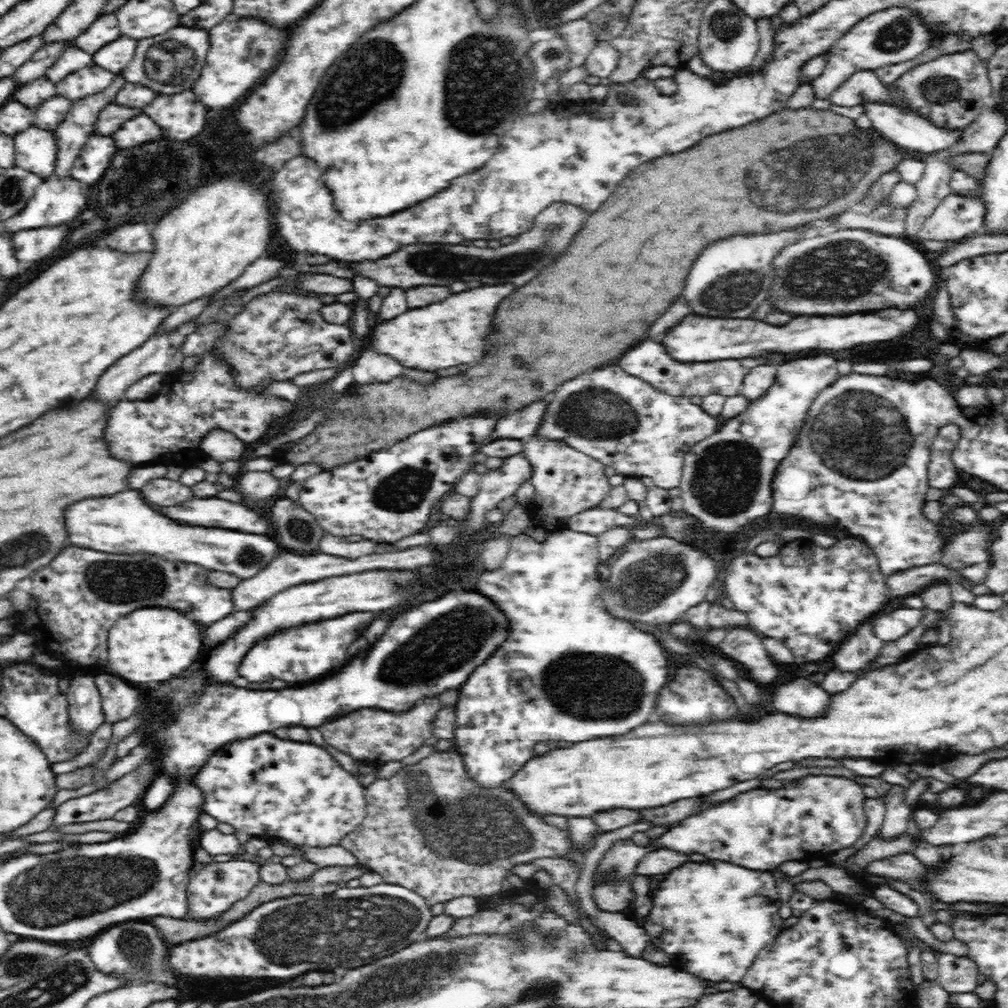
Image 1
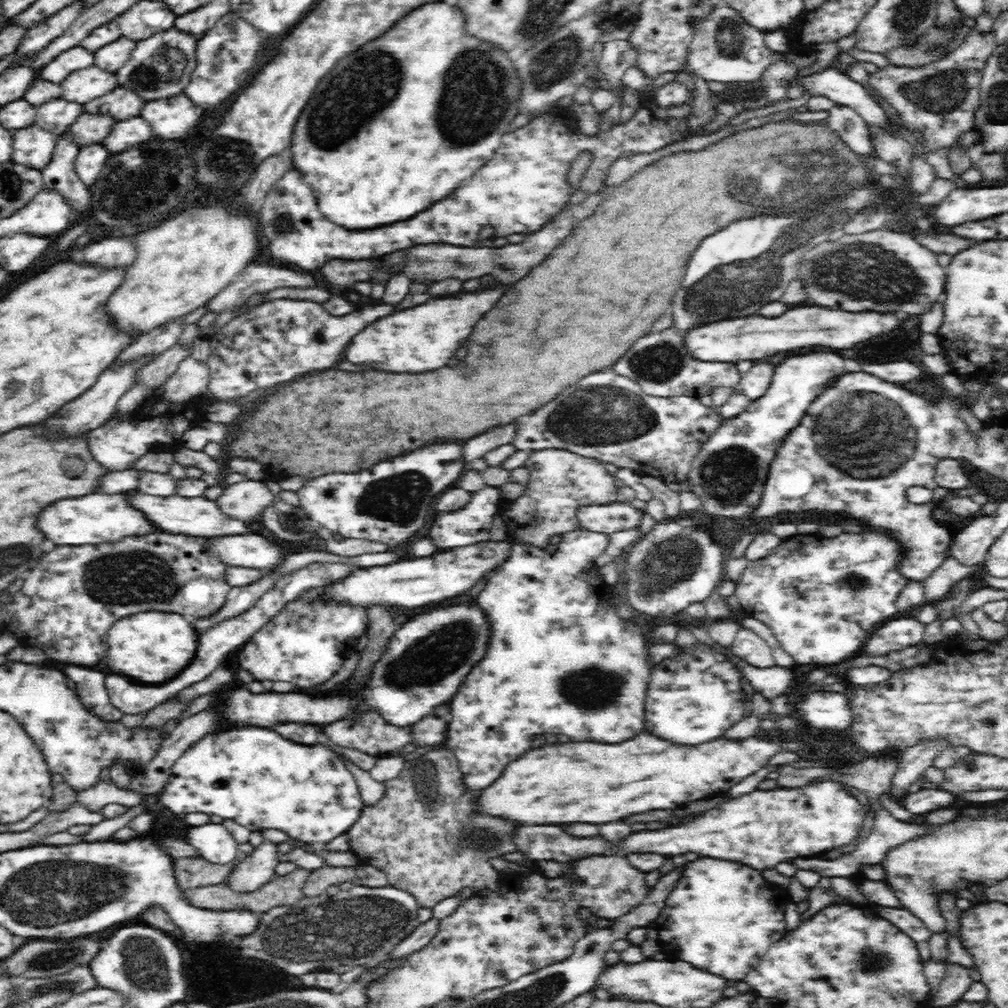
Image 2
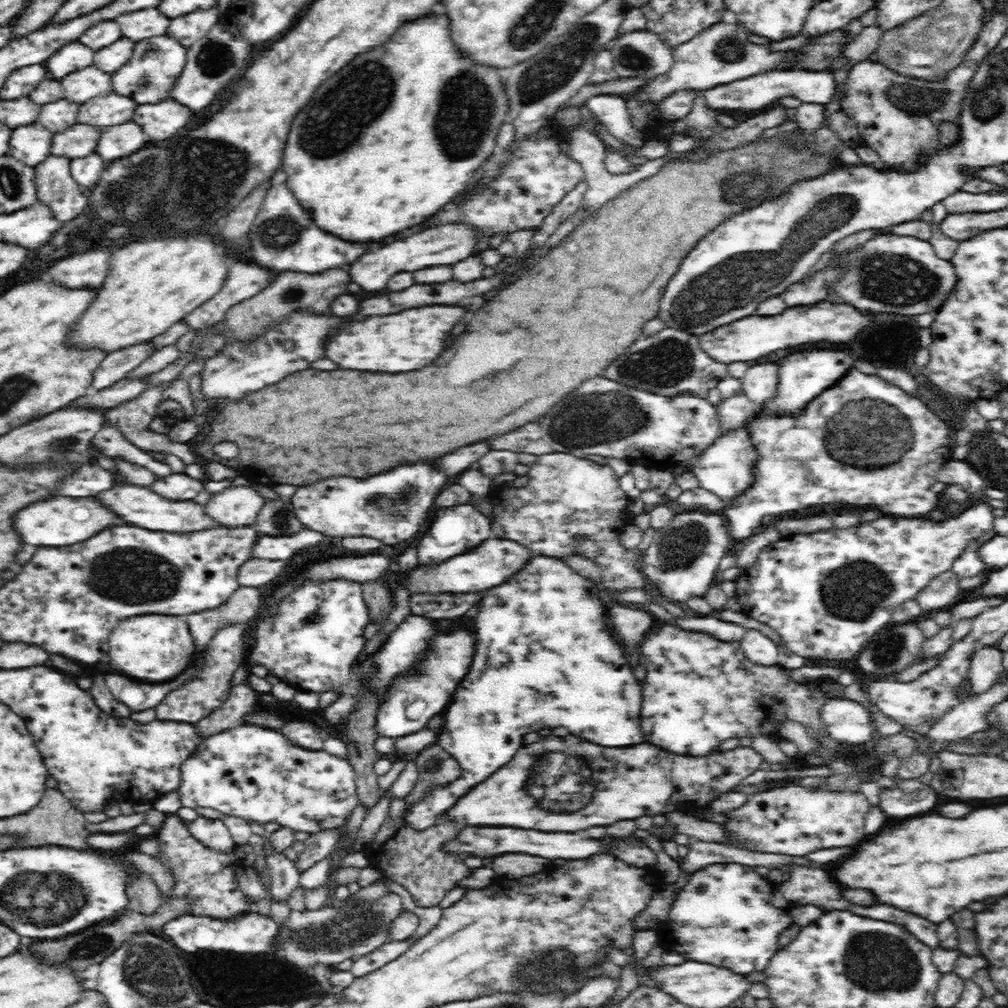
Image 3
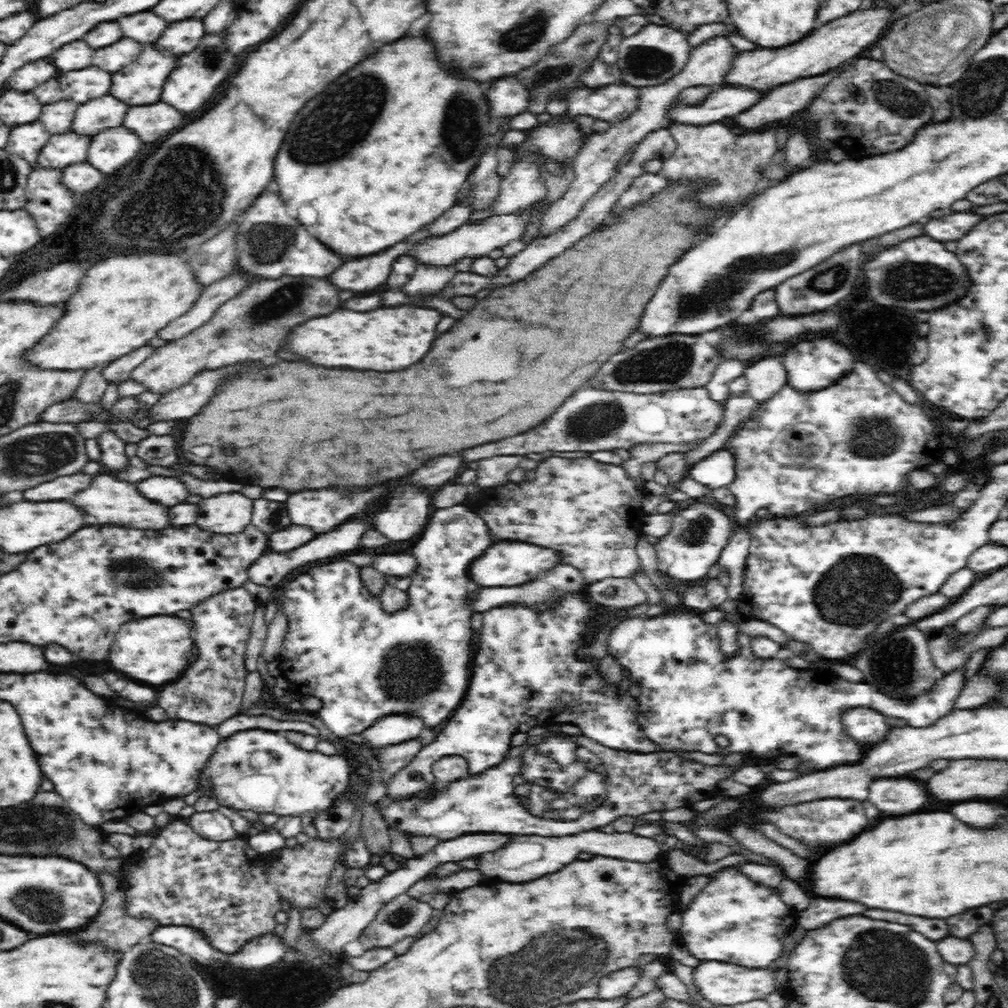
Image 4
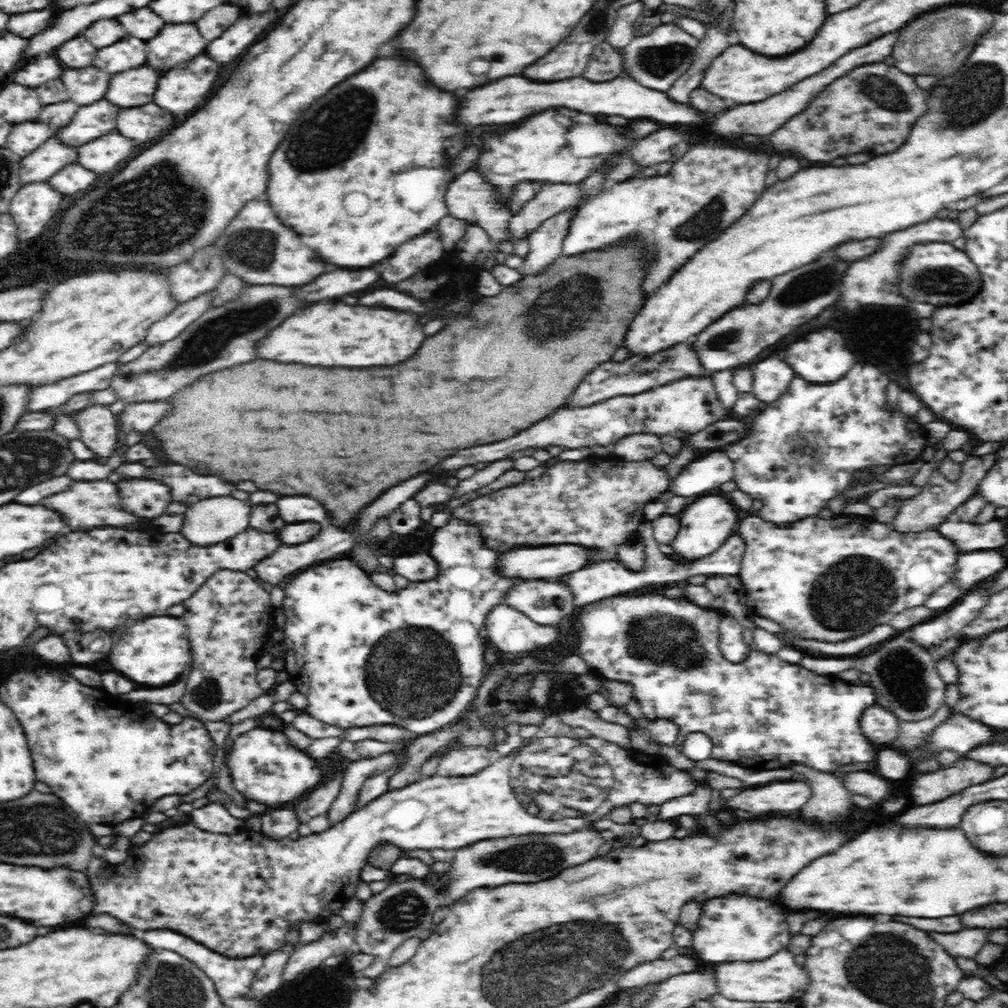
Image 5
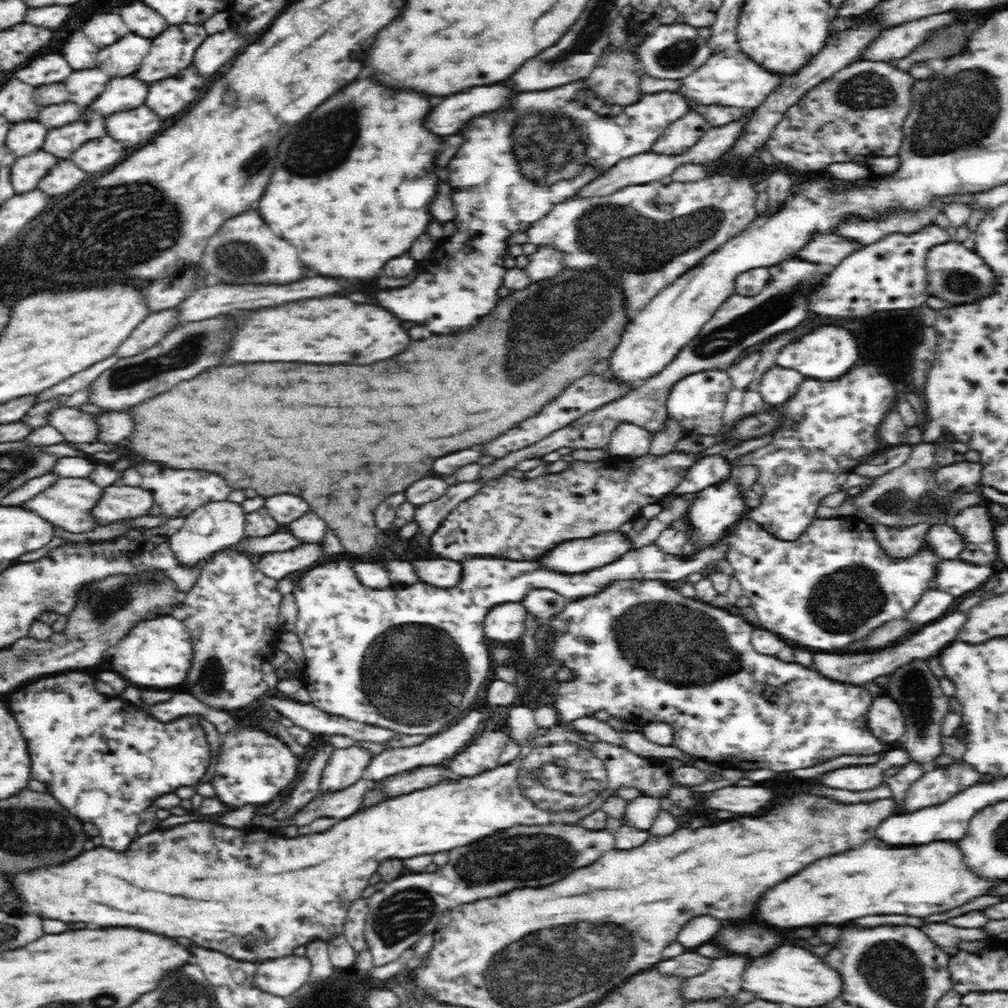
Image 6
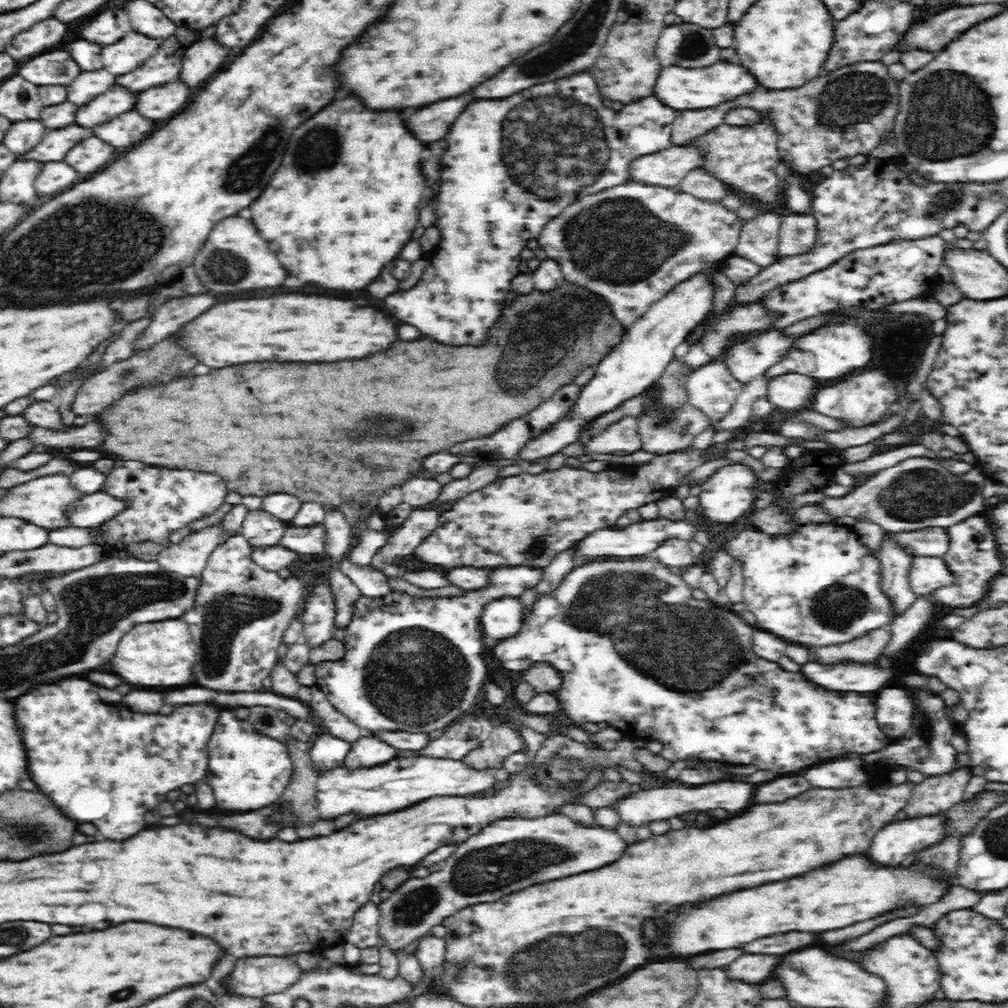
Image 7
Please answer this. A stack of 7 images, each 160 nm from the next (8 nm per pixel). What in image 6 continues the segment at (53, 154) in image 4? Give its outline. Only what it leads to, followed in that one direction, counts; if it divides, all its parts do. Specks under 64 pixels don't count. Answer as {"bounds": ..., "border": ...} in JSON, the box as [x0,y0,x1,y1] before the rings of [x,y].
{"bounds":[10,152,58,195],"border":[[[34,152],[18,157],[10,167],[10,184],[15,195],[22,195],[37,189],[39,180],[58,162],[58,158],[46,152]]]}

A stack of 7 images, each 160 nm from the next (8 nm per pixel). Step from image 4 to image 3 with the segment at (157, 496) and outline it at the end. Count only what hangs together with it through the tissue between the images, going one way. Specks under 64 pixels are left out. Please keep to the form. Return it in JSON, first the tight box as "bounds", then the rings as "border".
{"bounds":[150,474,202,502],"border":[[[170,474],[158,478],[158,482],[152,482],[150,490],[162,498],[184,502],[184,500],[192,500],[202,490],[202,484],[186,474]]]}

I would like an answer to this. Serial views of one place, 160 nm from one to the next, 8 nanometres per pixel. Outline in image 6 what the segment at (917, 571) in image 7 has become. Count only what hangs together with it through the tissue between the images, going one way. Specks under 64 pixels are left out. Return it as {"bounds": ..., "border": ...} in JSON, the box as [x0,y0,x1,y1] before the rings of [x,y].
{"bounds":[928,558,996,596],"border":[[[957,558],[938,559],[935,571],[929,580],[928,589],[941,590],[952,596],[962,596],[974,592],[996,574],[992,566],[970,566]]]}

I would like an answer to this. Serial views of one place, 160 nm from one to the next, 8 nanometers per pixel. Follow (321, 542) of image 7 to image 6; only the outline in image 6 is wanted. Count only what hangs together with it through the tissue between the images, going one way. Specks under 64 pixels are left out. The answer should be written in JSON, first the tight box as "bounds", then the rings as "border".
{"bounds":[234,532,307,556],"border":[[[278,532],[274,536],[264,536],[264,538],[250,538],[250,540],[244,538],[234,547],[242,549],[246,555],[251,556],[252,553],[265,555],[269,552],[294,550],[307,543],[302,537],[292,536],[292,532]]]}

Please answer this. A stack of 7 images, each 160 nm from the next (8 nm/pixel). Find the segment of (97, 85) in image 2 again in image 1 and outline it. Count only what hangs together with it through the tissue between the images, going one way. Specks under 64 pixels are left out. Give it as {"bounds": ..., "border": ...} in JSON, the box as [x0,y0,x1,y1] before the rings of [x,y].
{"bounds":[56,64,116,100],"border":[[[92,64],[88,68],[72,72],[62,82],[58,82],[56,92],[58,96],[64,96],[68,100],[82,100],[86,96],[104,92],[114,82],[114,78],[116,74]]]}

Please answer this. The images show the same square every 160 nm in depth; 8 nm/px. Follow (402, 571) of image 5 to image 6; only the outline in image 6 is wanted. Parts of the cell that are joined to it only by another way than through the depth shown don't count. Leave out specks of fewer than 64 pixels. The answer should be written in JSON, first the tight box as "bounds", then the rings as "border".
{"bounds":[412,558,464,589],"border":[[[440,558],[412,561],[420,579],[432,586],[446,589],[456,588],[464,578],[464,565]]]}

